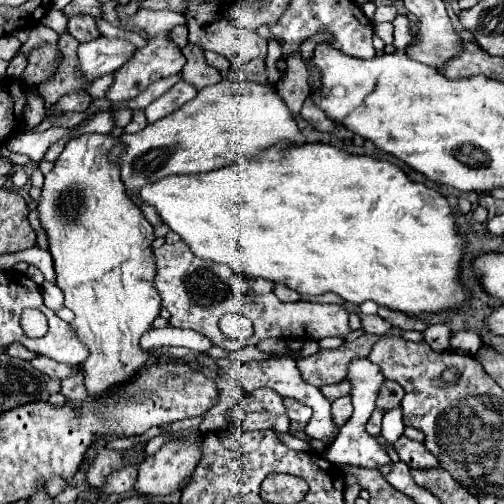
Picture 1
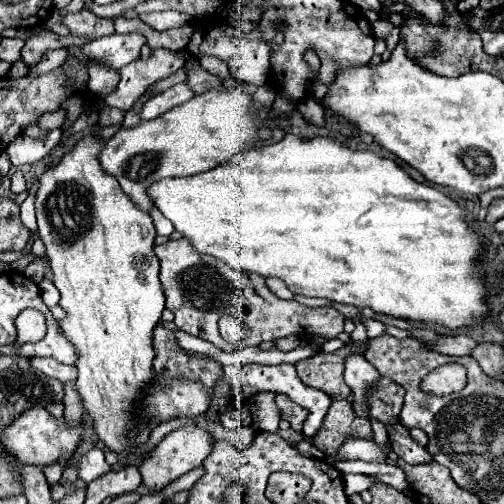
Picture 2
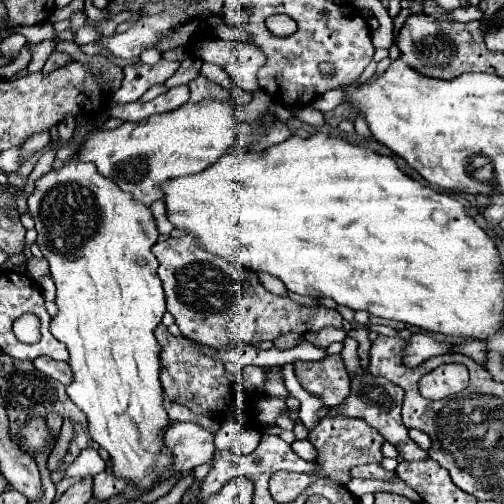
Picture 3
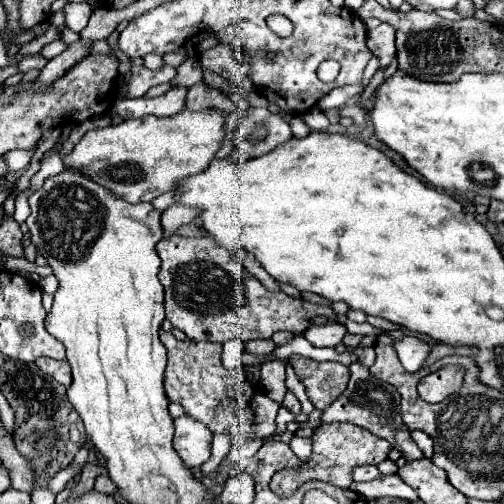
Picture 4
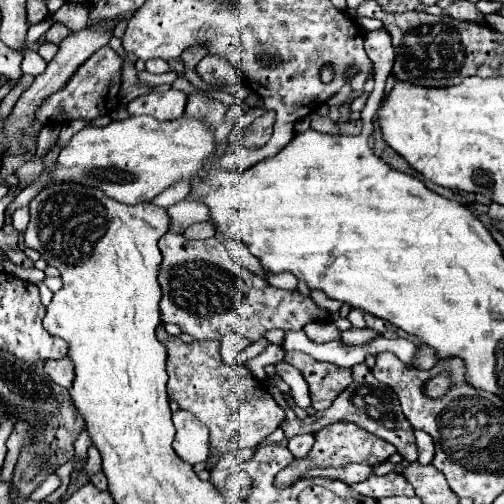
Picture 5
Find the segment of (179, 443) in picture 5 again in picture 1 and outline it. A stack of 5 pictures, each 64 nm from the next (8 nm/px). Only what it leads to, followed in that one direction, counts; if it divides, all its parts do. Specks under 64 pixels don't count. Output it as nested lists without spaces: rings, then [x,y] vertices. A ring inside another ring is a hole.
[[[200,434],[172,436],[156,454],[148,456],[144,464],[140,464],[134,490],[142,496],[166,496],[166,494],[178,492],[182,482],[192,474],[192,468],[196,468],[196,460],[200,458],[200,448],[196,448],[198,438]]]

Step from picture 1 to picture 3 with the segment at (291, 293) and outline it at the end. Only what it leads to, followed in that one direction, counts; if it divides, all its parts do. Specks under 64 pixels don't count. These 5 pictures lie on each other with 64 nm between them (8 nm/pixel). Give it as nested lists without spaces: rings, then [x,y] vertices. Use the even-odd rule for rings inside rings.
[[[258,274],[258,278],[260,278],[260,282],[272,292],[272,294],[278,294],[278,296],[288,296],[288,290],[284,288],[284,284],[280,282],[280,280],[276,280],[276,276],[260,276]]]

